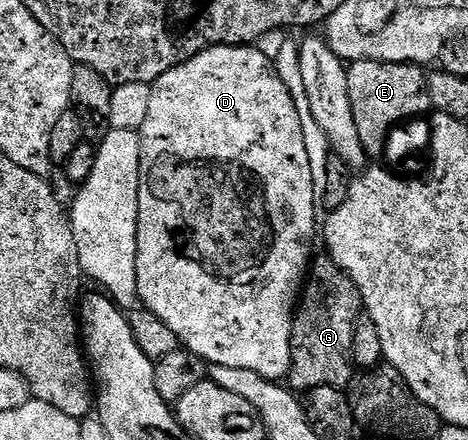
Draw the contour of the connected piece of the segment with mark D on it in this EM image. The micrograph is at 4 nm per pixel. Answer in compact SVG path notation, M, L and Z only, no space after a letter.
M240 45L237 47L211 47L207 51L197 53L189 61L169 69L157 82L151 84L151 96L149 97L149 113L145 117L145 125L139 127L139 212L137 213L137 293L138 302L148 311L157 313L173 333L177 333L180 344L186 350L197 353L204 363L211 367L225 365L229 369L249 369L249 373L257 373L266 379L283 381L291 374L291 330L295 320L295 308L301 298L304 282L309 274L309 268L313 262L311 246L317 243L317 223L315 227L315 207L317 209L317 196L313 189L313 169L309 169L309 152L305 149L305 133L301 133L301 117L297 117L297 105L293 105L293 97L289 89L285 89L285 81L281 81L272 56L266 55L255 45Z

